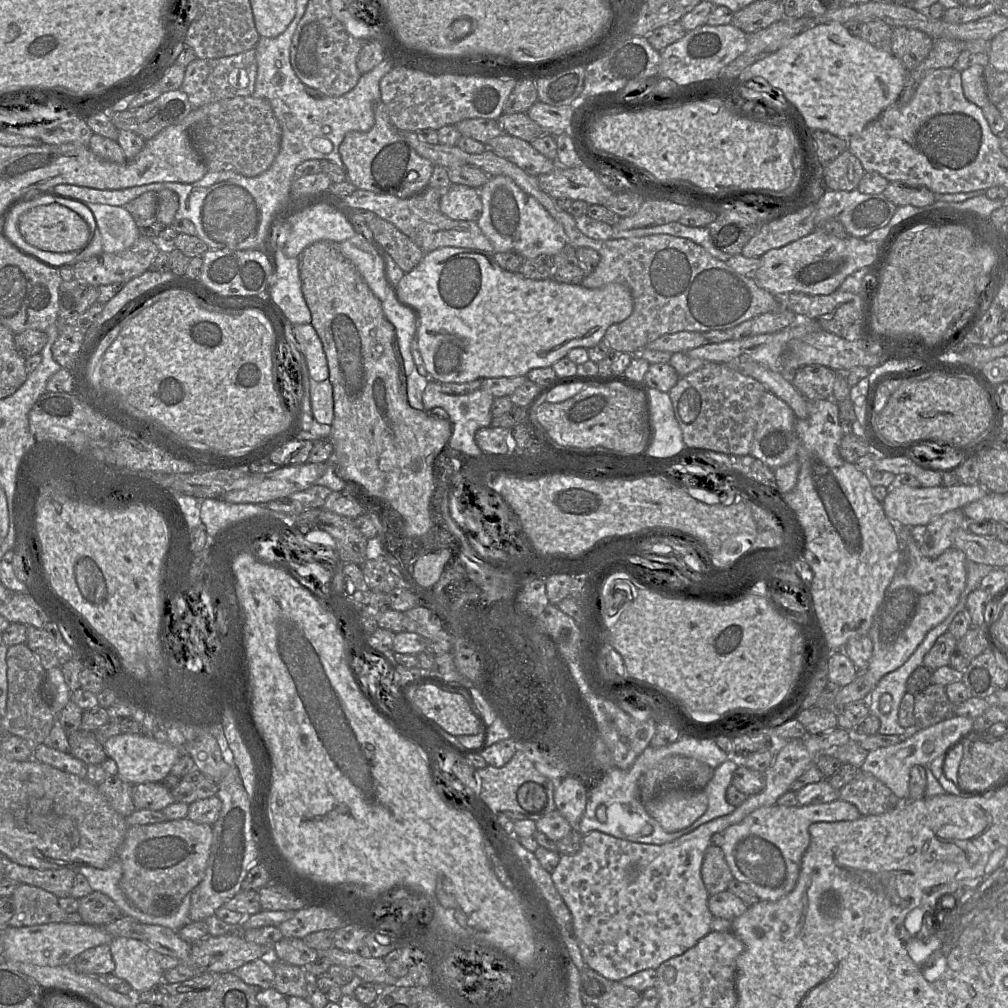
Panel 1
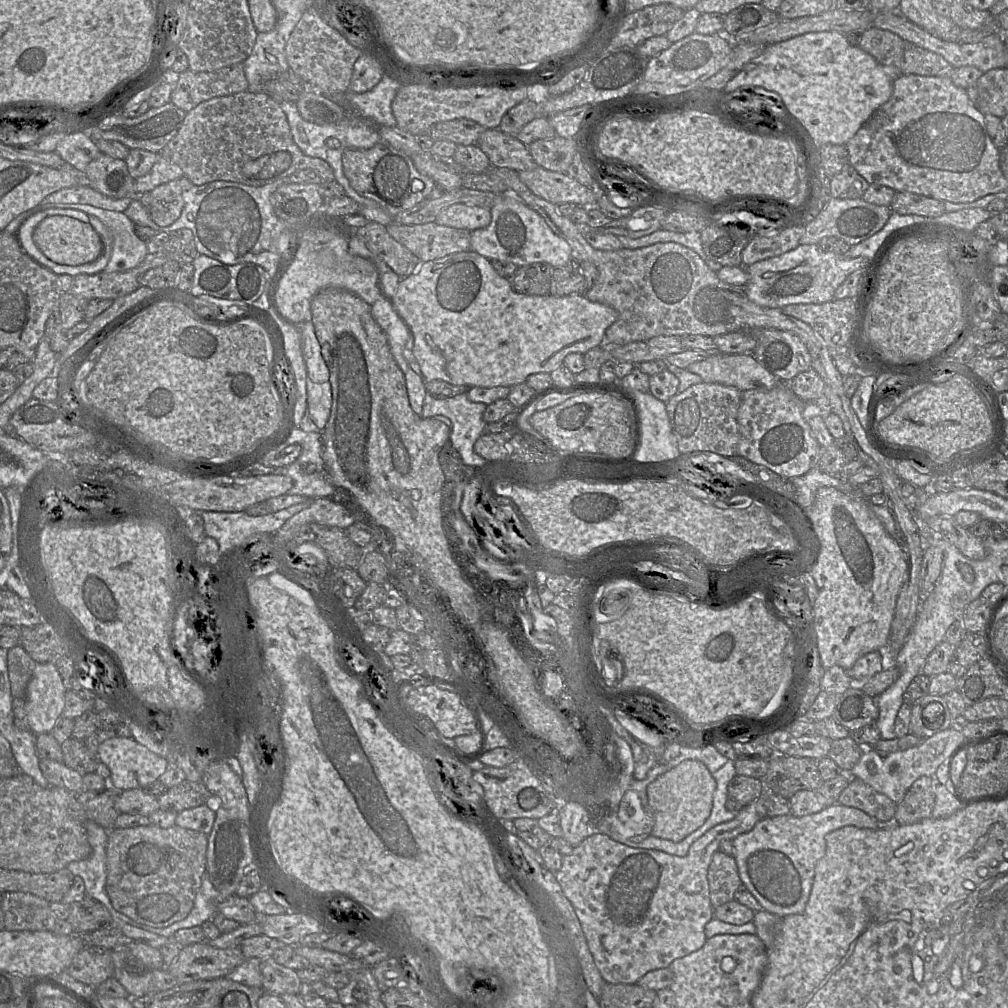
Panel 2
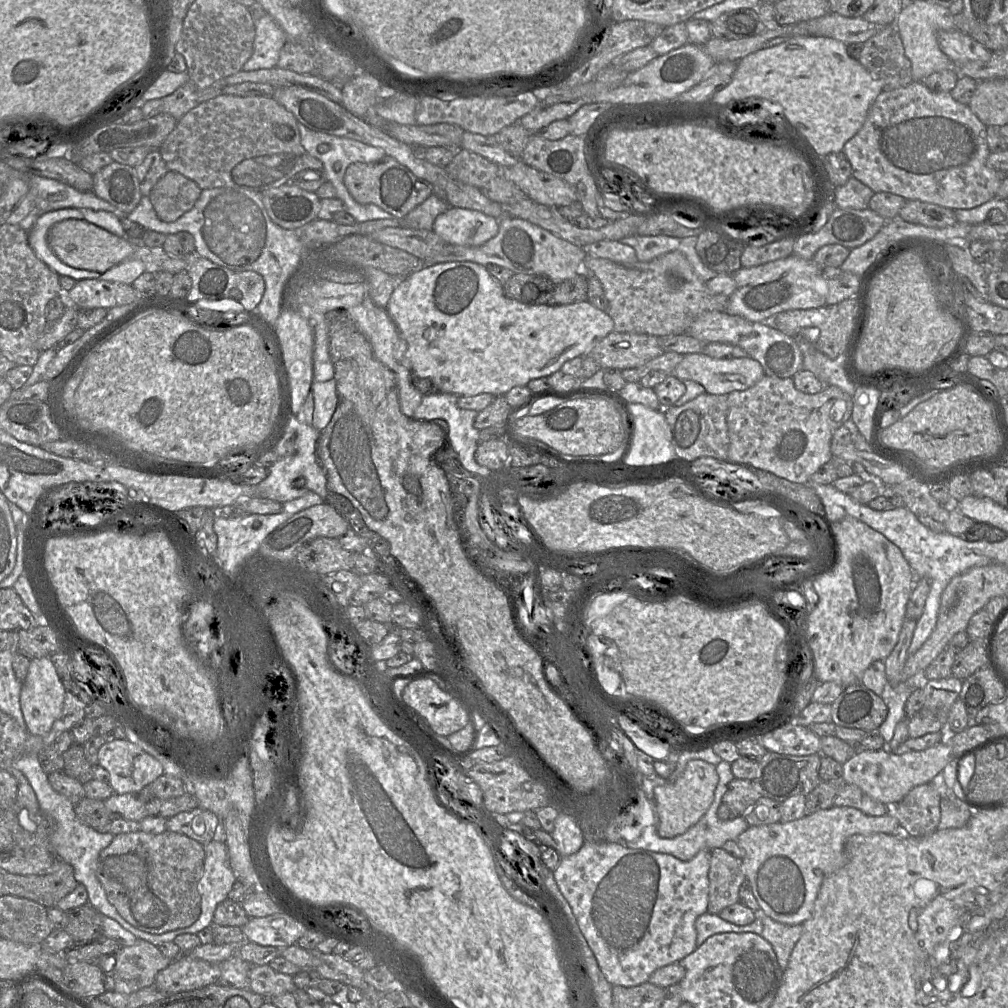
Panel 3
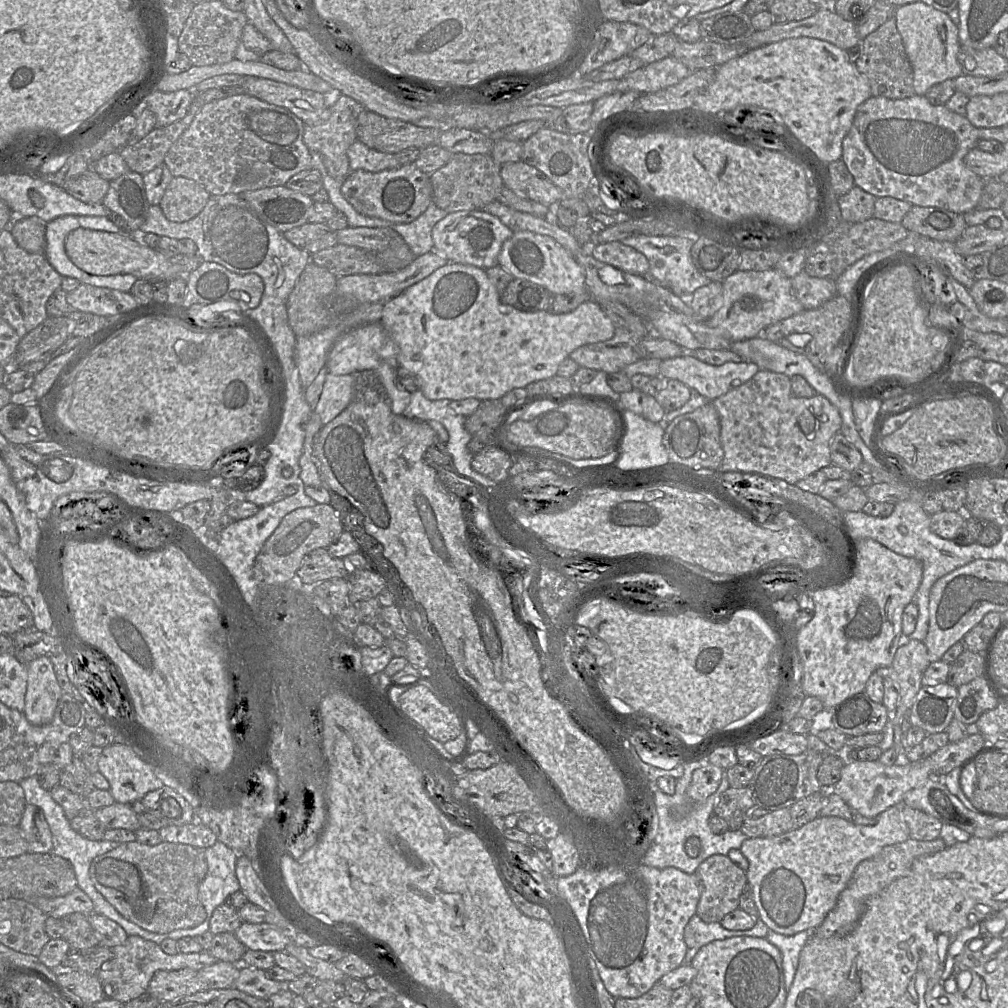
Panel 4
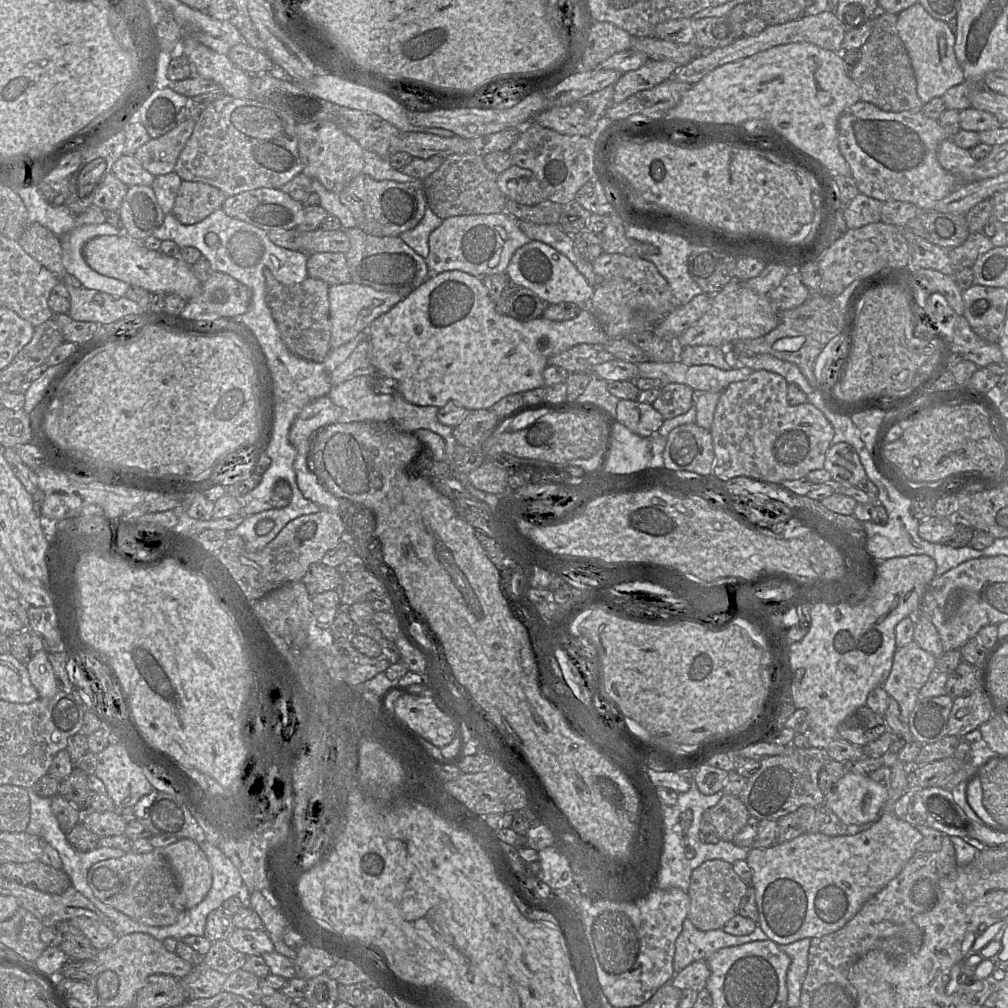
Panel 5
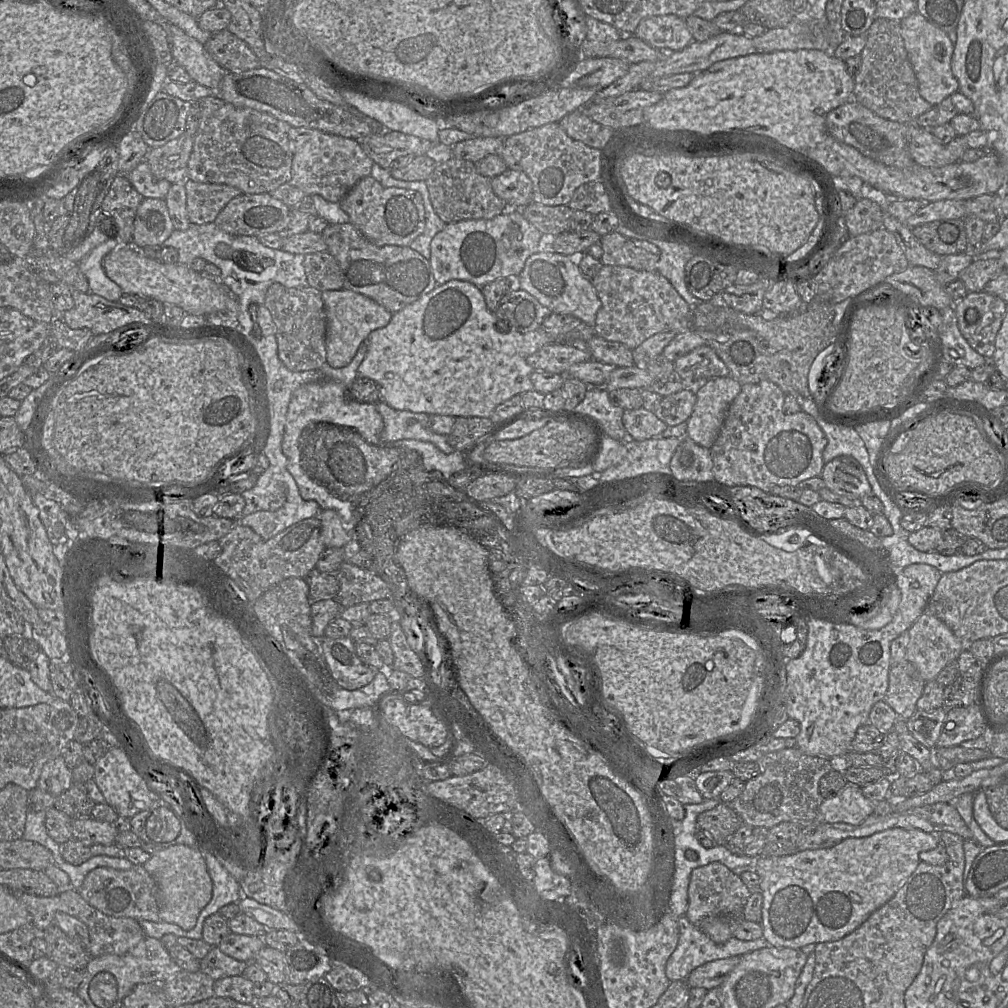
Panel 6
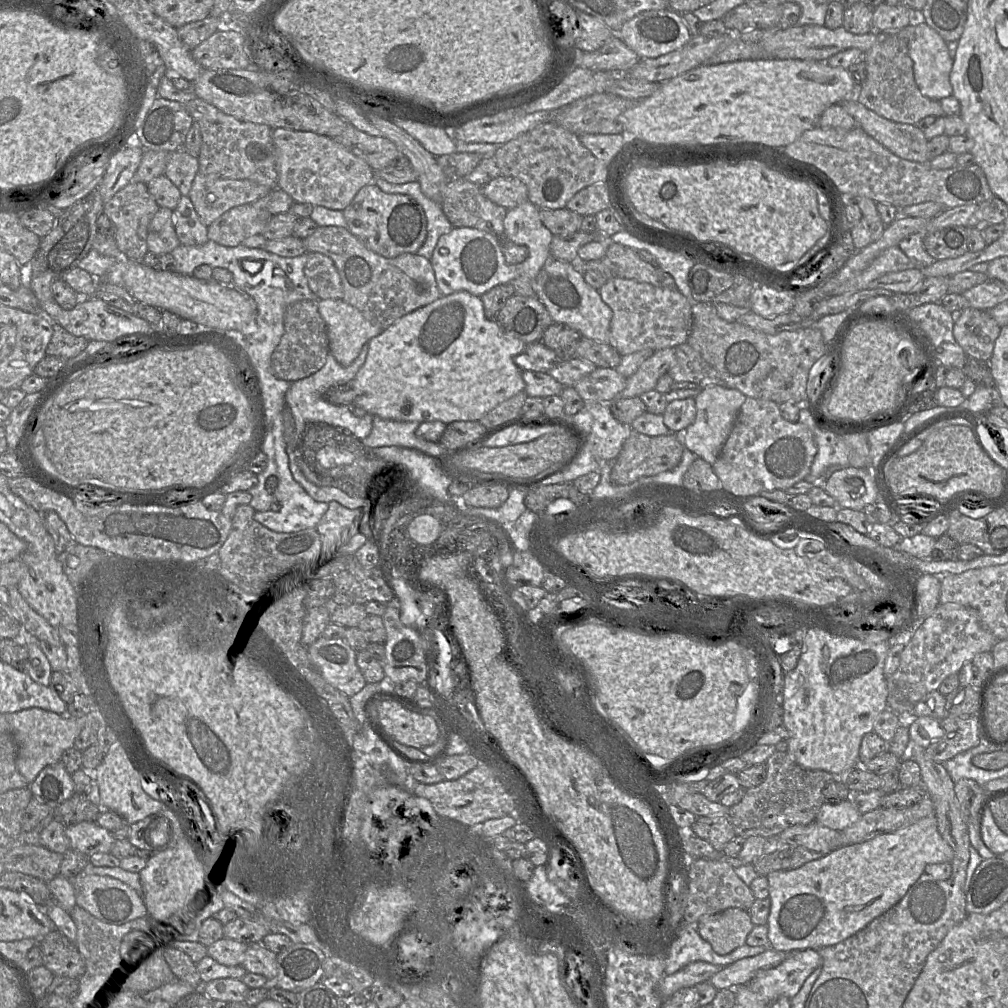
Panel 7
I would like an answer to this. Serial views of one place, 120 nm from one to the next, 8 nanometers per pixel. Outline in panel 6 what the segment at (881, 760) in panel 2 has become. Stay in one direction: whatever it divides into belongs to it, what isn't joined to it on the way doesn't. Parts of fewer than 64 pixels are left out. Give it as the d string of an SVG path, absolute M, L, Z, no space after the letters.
M847 783L837 795L822 801L818 820L859 825L874 809L875 803L863 795L862 787Z

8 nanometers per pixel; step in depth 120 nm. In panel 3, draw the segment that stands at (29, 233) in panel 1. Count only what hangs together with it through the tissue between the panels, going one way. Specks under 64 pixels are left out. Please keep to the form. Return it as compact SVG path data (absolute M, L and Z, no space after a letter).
M66 219L54 224L48 231L47 242L53 253L66 265L99 273L104 273L113 266L133 257L135 245L144 245L142 238L118 237L84 219Z

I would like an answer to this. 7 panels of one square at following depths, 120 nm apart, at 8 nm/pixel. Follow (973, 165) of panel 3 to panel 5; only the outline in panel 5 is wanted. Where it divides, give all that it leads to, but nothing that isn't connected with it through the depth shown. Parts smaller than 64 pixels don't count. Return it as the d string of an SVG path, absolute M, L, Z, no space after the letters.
M859 100L841 113L837 128L839 149L850 166L857 188L869 197L882 202L910 202L921 210L933 210L940 200L961 186L958 185L958 177L945 170L937 158L940 144L949 138L947 132L938 120L926 117L922 111L884 111L872 103Z

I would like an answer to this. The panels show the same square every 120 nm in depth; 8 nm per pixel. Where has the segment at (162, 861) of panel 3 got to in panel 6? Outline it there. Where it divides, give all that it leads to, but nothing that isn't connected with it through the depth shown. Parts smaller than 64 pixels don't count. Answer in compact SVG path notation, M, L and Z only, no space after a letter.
M143 865L128 870L97 867L86 875L78 892L87 903L108 916L160 922L156 882Z

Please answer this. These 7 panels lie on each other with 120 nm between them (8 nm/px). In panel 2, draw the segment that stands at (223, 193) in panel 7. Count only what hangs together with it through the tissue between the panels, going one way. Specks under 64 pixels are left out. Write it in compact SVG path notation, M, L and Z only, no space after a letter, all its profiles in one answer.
M184 175L155 187L151 192L149 213L160 227L171 225L181 215L184 207L183 192L193 183Z

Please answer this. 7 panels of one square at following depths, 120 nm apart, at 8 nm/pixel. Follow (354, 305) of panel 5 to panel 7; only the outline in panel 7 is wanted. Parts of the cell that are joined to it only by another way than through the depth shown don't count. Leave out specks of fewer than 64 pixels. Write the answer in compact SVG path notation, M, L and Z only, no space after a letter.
M321 299L318 311L326 325L329 352L343 367L347 367L358 356L364 344L385 330L366 320L359 310L343 299Z

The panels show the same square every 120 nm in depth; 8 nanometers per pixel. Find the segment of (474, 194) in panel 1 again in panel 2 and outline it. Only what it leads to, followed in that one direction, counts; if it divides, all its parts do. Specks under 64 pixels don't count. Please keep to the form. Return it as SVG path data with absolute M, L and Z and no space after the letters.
M457 203L443 209L436 217L435 222L439 225L472 232L490 224L491 212L490 209L483 207Z

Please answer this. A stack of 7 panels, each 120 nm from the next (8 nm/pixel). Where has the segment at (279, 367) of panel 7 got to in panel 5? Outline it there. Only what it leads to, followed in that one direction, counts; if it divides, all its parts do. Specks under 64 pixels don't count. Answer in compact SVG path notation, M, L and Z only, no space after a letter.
M267 268L264 269L264 276L266 303L287 349L299 358L322 363L330 352L329 285L312 277L298 284L283 285Z

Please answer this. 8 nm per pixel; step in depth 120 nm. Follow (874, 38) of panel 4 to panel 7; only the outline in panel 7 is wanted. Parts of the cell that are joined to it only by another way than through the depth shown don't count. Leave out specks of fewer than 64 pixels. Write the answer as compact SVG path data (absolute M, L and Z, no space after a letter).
M880 34L878 41L863 54L867 76L858 87L855 99L878 115L898 123L916 125L927 116L944 115L939 101L923 96L915 82L908 41L896 34Z

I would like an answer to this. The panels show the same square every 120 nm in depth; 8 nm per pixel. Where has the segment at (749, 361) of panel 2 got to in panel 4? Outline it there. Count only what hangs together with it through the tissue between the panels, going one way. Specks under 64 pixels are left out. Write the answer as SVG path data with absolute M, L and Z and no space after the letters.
M690 354L663 360L660 376L678 380L696 390L709 401L749 381L760 368L752 362L726 362L715 366Z

